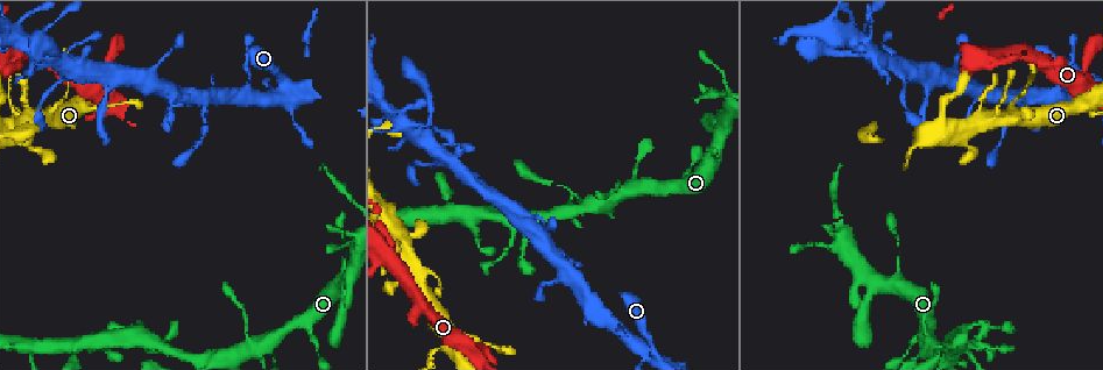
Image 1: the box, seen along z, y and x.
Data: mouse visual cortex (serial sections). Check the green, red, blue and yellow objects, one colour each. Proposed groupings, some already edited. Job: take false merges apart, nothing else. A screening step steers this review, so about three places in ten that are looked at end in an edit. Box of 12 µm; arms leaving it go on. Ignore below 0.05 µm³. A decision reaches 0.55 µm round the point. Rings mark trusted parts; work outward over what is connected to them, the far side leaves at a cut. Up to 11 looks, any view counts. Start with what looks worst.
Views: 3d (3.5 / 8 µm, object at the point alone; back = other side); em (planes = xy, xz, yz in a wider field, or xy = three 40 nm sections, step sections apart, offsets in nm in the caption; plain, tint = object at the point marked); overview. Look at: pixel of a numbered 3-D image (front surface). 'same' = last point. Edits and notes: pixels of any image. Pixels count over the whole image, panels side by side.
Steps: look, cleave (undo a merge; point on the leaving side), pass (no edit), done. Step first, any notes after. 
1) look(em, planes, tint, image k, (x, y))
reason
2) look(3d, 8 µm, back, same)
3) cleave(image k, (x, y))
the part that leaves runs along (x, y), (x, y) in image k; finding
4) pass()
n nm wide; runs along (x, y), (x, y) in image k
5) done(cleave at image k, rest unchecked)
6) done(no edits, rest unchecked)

look(3d, 8 µm, image 1, (905, 67))
side arm on a straight run

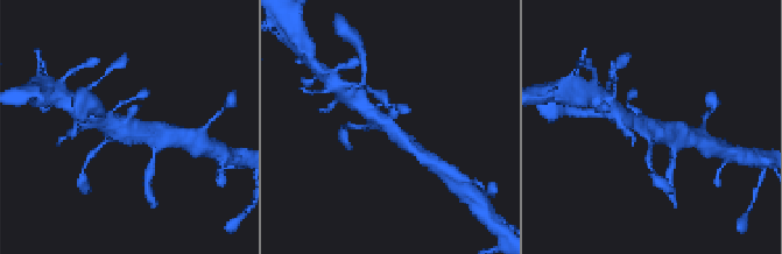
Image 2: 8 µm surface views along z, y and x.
look(3d, 3.5 µm, image 2, (125, 128))
zoom in

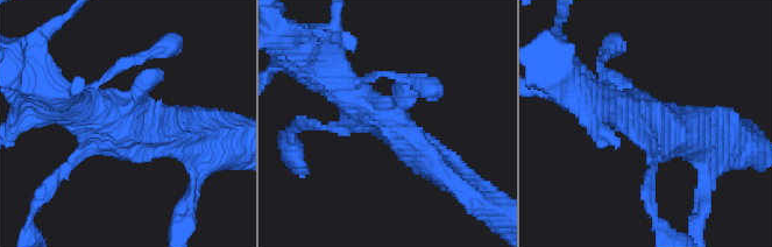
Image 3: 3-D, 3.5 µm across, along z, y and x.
look(em, xy, step 3, tint, image 3, (130, 124))
now the EM

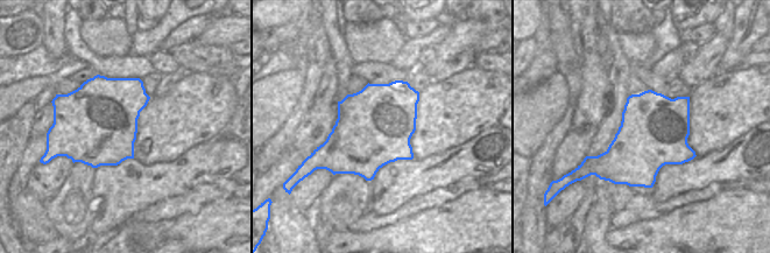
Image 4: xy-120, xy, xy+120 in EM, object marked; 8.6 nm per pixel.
pass()
one cell here

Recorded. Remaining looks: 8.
look(3d, 3.5 µm, image 1, (918, 330))
abrupt turn

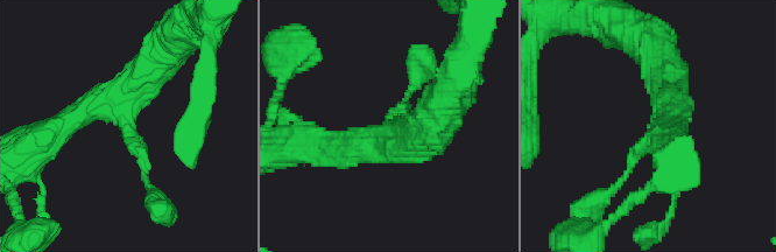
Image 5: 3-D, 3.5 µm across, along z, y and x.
look(em, xy, step 2, tint, image 5, (123, 130))
3 arms; arms of 100, 300, 500 nm

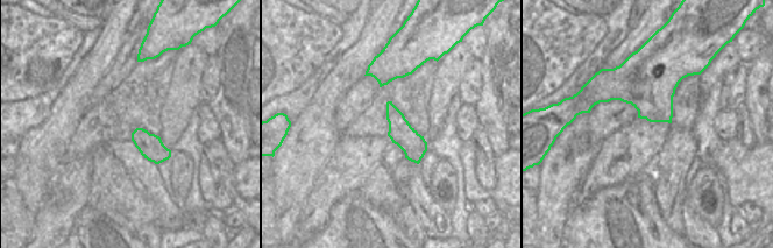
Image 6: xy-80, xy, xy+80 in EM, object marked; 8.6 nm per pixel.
look(em, planes, tint, same)
cut it another way

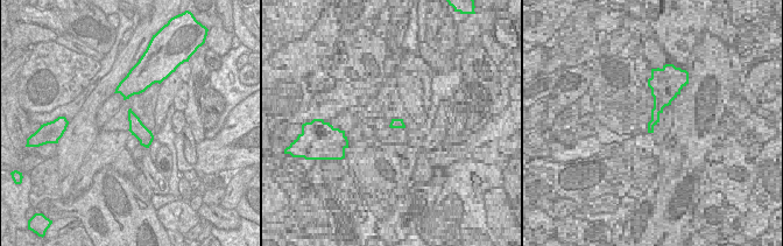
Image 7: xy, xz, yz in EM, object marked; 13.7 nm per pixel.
pass()
200 nm wide; runs along (663, 68), (661, 111), (613, 190) in image 5; one cell here

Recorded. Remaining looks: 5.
look(3d, 3.5 µm, back, image 1, (247, 342))
calibre changes

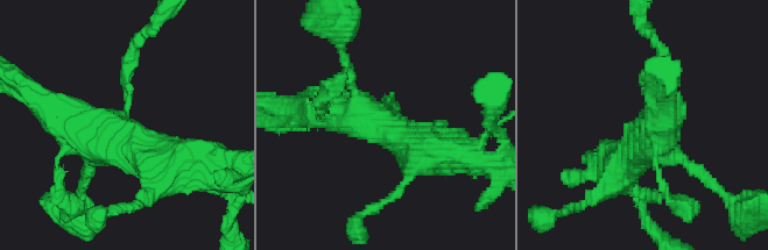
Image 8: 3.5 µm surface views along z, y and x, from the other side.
look(em, xy, step 1, tint, image 8, (124, 118))
4 arms; arms of 200, 200, 500, 500 nm; shape alone is not enough

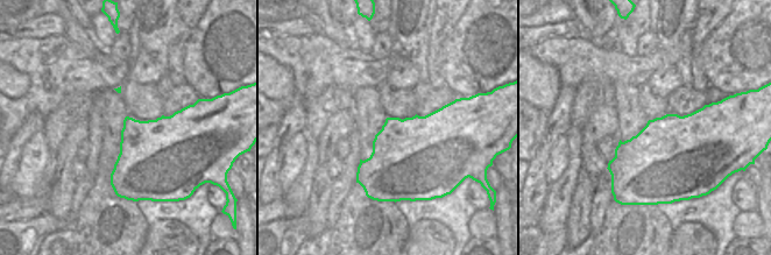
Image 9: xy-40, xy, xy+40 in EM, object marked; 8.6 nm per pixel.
look(em, xy, step 5, tint, same)
cut it another way

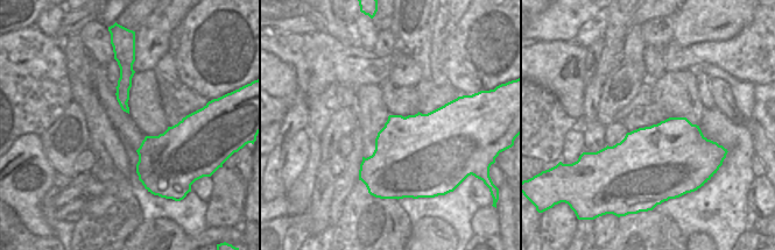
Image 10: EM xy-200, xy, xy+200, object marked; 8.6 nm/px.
pass()
550 nm wide; runs along (61, 116), (104, 141), (126, 113), (133, 44) in image 8; all the same cell

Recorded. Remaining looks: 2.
look(3d, 3.5 µm, image 1, (54, 110))
looks like a crossing

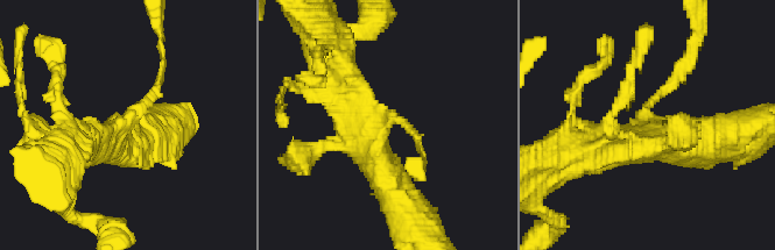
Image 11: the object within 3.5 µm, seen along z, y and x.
look(em, xy, step 2, tint, image 11, (121, 130))
4 arms; arms of 150, 200, 450, 500 nm; need the tissue

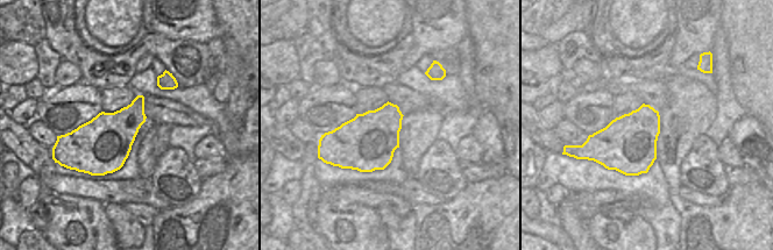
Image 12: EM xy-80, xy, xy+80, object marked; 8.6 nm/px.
pass()
runs along (400, 200), (335, 66) in image 11; one cell here

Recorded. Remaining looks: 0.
done(no edits, rest unchecked)

